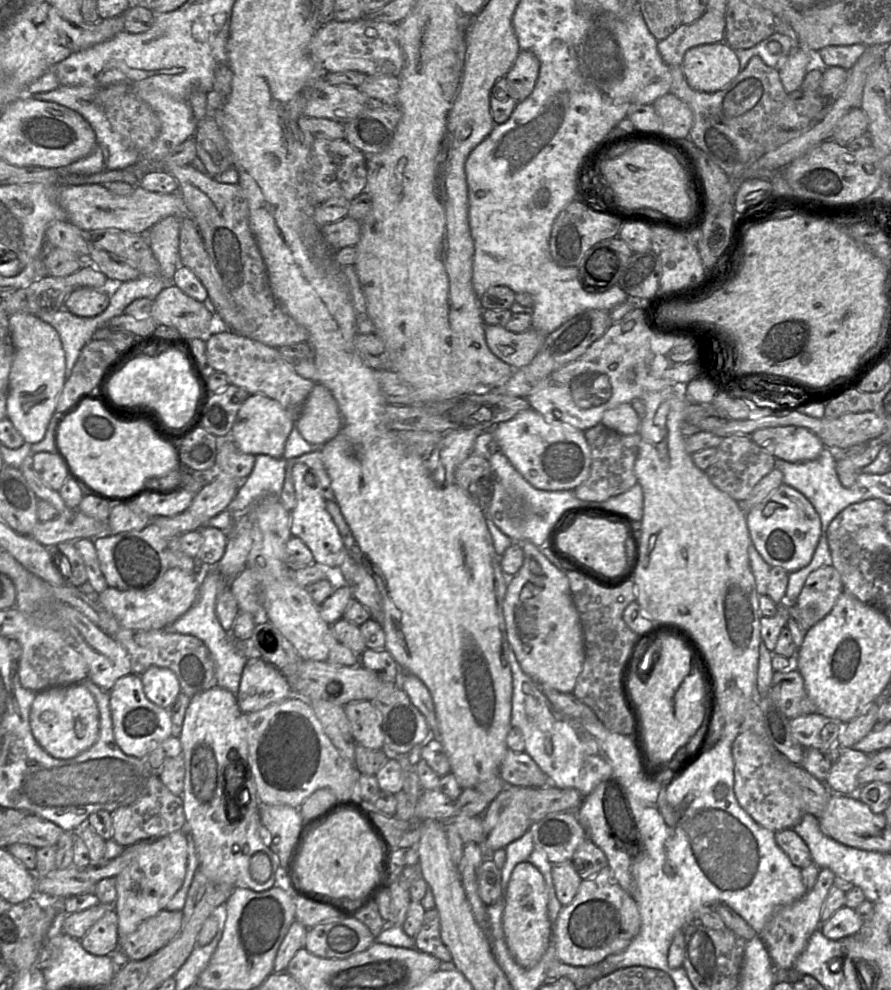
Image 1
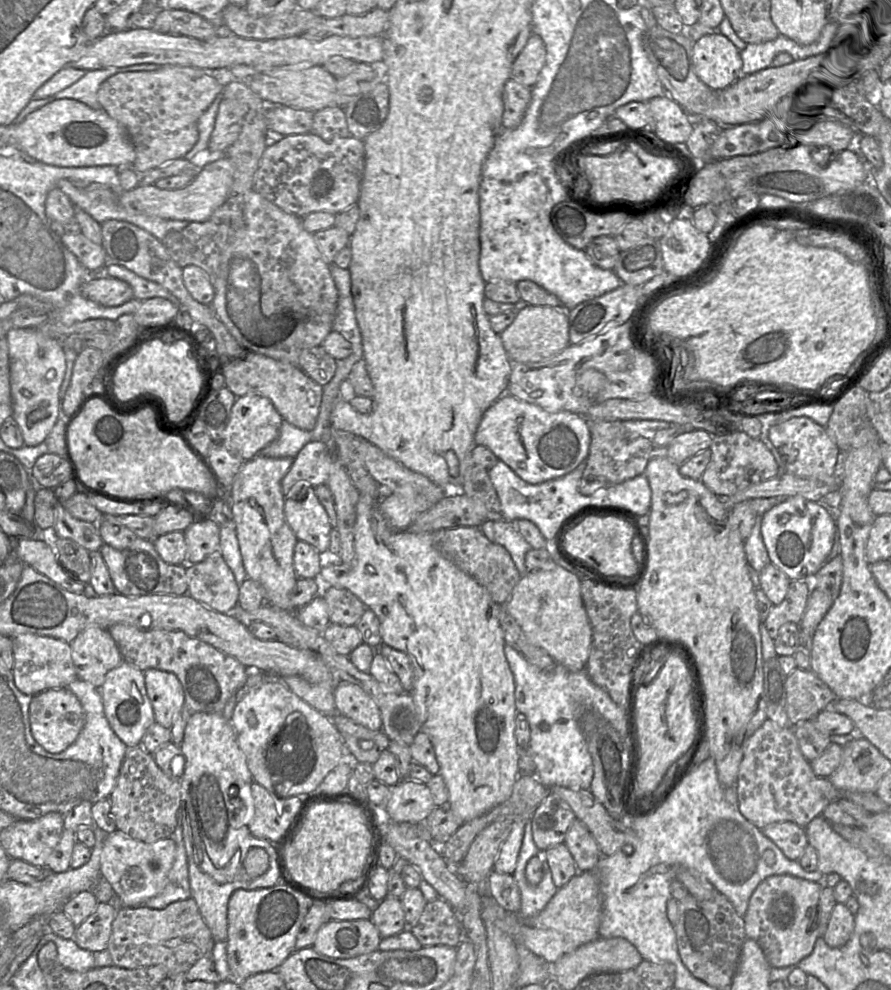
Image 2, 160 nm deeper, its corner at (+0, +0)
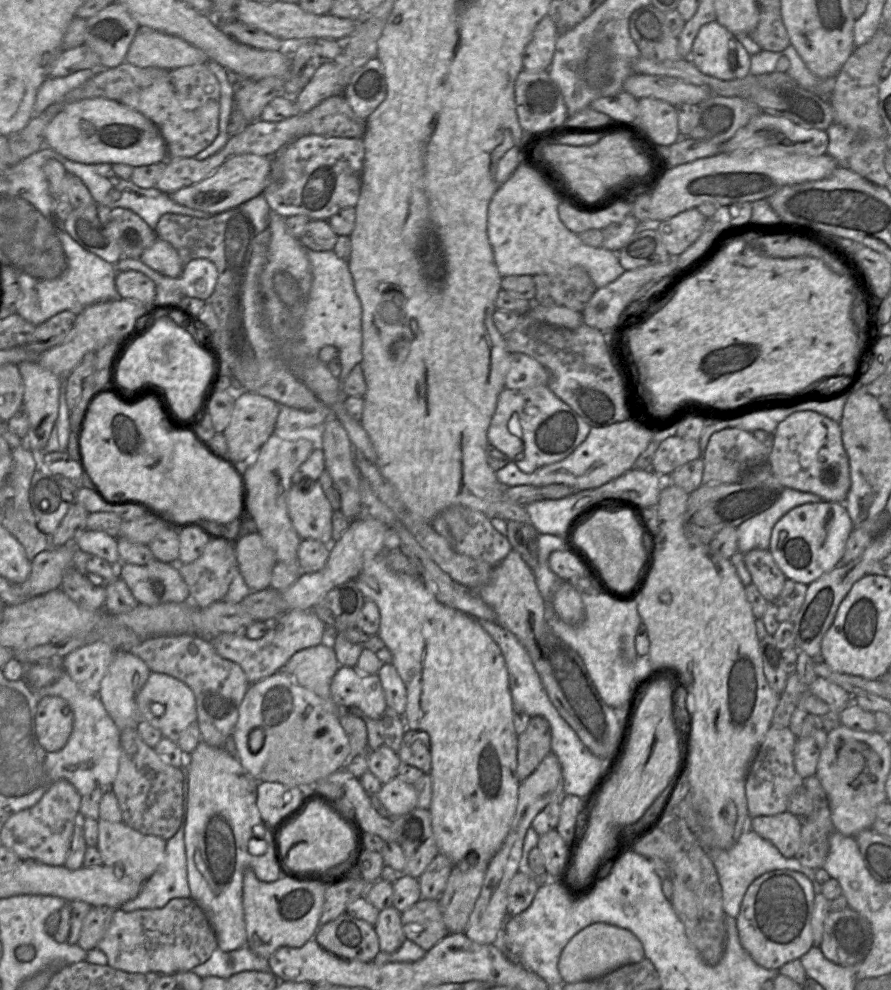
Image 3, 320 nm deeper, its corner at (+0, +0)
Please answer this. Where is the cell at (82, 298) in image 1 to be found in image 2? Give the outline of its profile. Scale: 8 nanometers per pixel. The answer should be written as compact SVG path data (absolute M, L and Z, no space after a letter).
M105 272L96 273L80 287L81 295L104 307L120 306L134 298L132 288L126 282L109 277Z

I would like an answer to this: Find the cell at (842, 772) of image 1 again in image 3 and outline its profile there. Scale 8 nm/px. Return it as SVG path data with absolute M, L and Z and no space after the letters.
M822 728L809 736L797 738L794 746L794 766L803 779L816 775L821 751L827 743L827 732Z

